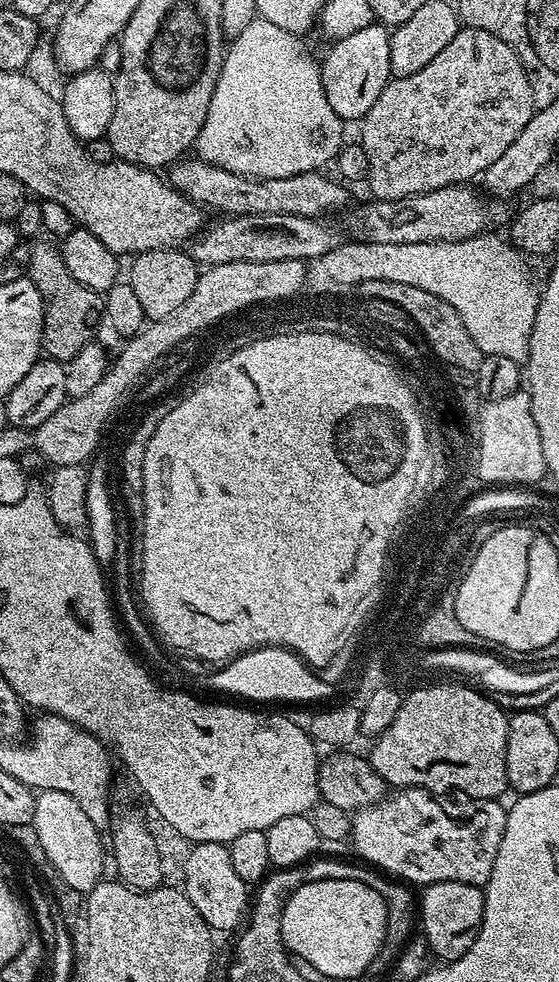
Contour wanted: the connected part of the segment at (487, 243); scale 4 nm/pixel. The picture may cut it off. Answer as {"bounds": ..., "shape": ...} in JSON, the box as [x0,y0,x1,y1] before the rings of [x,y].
{"bounds":[426,230,538,362],"shape":[[[489,230],[481,232],[478,236],[471,236],[465,240],[458,242],[436,242],[436,256],[434,256],[434,266],[432,266],[432,274],[434,278],[430,280],[430,286],[426,289],[429,294],[434,294],[438,298],[442,298],[442,302],[450,302],[450,306],[454,306],[454,310],[458,310],[458,318],[462,318],[462,322],[466,325],[466,330],[470,330],[470,338],[474,338],[474,342],[478,346],[478,350],[482,350],[485,356],[493,356],[499,354],[502,358],[514,358],[521,362],[527,361],[528,351],[530,350],[530,334],[534,330],[534,318],[536,317],[536,306],[538,303],[538,288],[532,285],[531,280],[524,276],[524,272],[520,269],[521,253],[512,246],[511,243],[502,235],[495,236],[495,231]]]}

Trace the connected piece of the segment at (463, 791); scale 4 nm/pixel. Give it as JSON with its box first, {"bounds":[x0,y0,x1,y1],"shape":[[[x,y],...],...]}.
{"bounds":[370,682,509,802],"shape":[[[460,682],[437,684],[428,692],[422,689],[409,691],[403,697],[398,714],[394,714],[386,730],[375,737],[373,744],[376,745],[370,753],[374,770],[378,770],[385,785],[396,790],[424,788],[433,794],[457,792],[460,796],[469,796],[473,802],[503,797],[503,792],[509,791],[506,778],[508,716],[492,701],[495,699],[491,695],[480,692],[463,688]]]}

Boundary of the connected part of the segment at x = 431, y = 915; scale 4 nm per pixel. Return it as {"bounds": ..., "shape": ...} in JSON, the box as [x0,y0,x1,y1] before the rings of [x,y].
{"bounds":[418,882,483,962],"shape":[[[438,882],[427,885],[423,892],[424,897],[421,895],[418,900],[418,924],[421,929],[424,927],[422,935],[433,957],[440,962],[462,958],[474,946],[474,938],[478,938],[482,926],[483,887],[466,882]]]}

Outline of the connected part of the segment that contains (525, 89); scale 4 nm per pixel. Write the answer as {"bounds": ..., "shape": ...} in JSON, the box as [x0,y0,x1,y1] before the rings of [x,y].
{"bounds":[358,27,533,200],"shape":[[[461,27],[460,32],[454,34],[452,41],[428,65],[422,66],[422,70],[418,70],[418,74],[398,76],[389,80],[388,85],[382,90],[382,94],[378,94],[378,102],[374,102],[374,106],[370,106],[364,119],[359,121],[358,143],[366,150],[366,162],[368,163],[366,184],[372,187],[371,195],[378,200],[401,200],[414,194],[426,194],[430,190],[442,190],[446,186],[468,184],[475,176],[476,179],[483,177],[484,171],[492,163],[498,162],[498,157],[508,149],[510,142],[514,142],[514,138],[518,138],[518,134],[522,134],[522,130],[526,130],[526,122],[530,122],[533,111],[530,82],[518,54],[514,54],[514,50],[509,44],[502,42],[502,38],[490,34],[490,30]]]}

